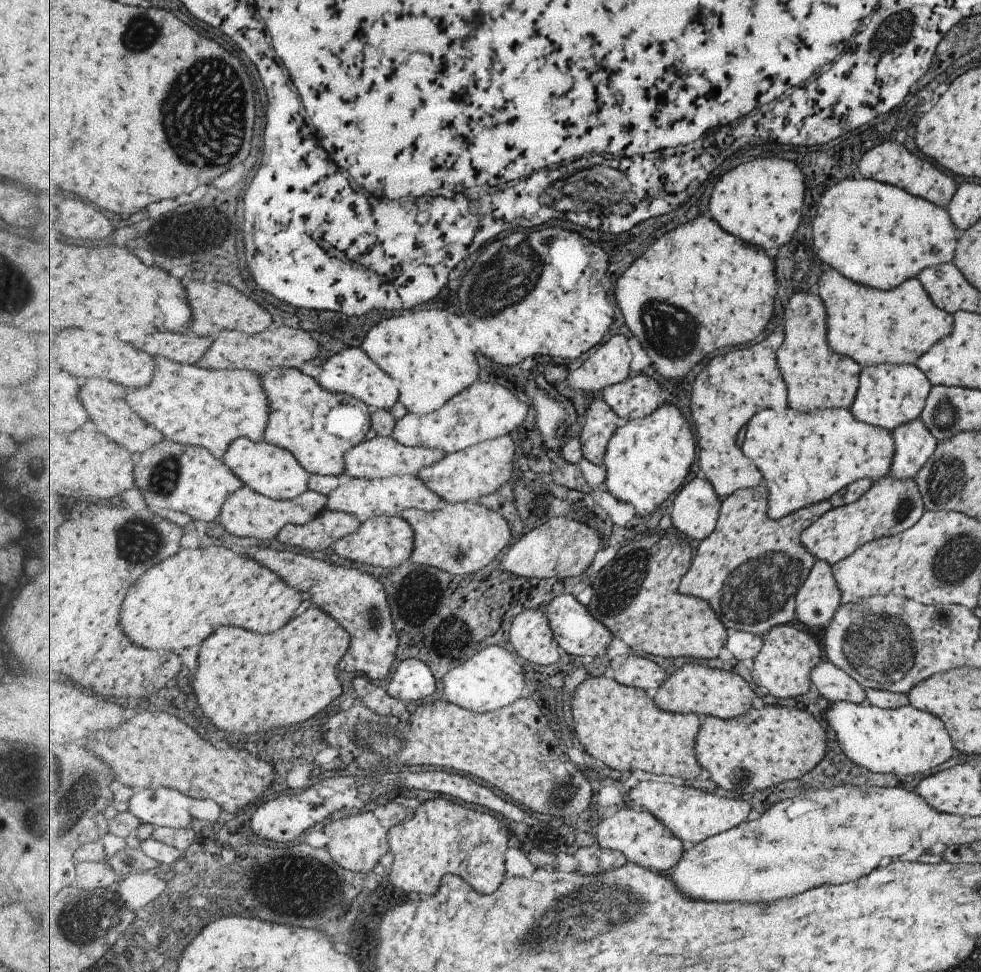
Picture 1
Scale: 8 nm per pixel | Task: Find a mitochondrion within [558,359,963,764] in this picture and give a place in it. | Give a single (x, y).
(889, 646)

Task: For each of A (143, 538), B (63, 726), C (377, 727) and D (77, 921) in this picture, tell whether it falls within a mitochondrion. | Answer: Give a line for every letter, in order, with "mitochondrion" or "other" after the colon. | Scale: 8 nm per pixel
A: mitochondrion
B: other
C: mitochondrion
D: mitochondrion

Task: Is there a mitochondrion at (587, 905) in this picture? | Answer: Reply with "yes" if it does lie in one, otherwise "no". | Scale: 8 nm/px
yes

